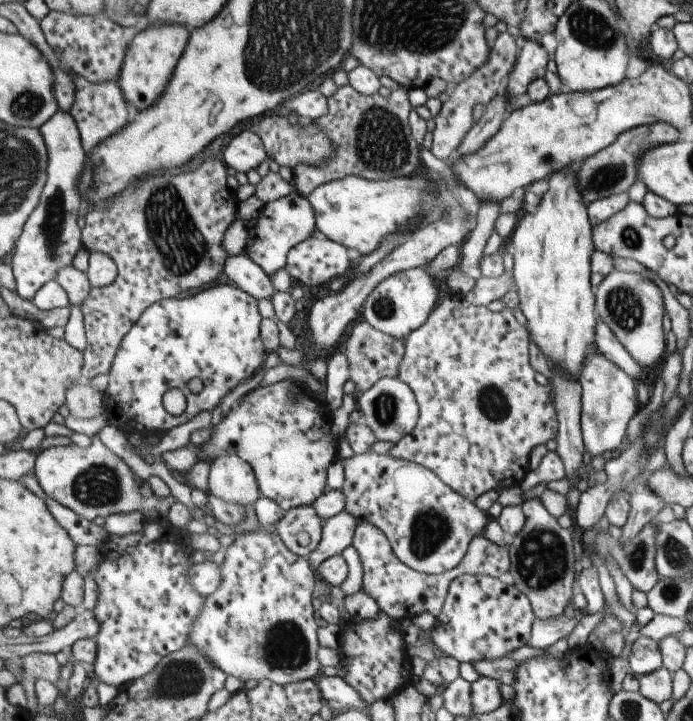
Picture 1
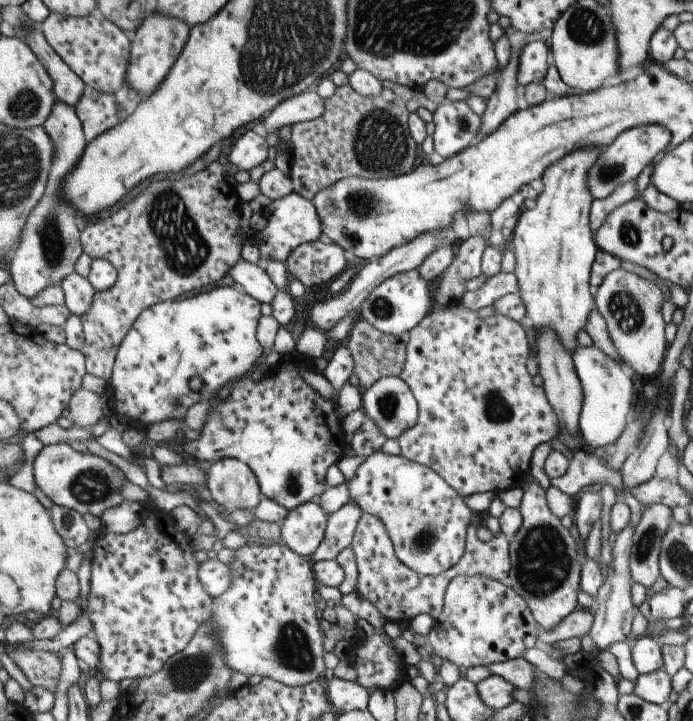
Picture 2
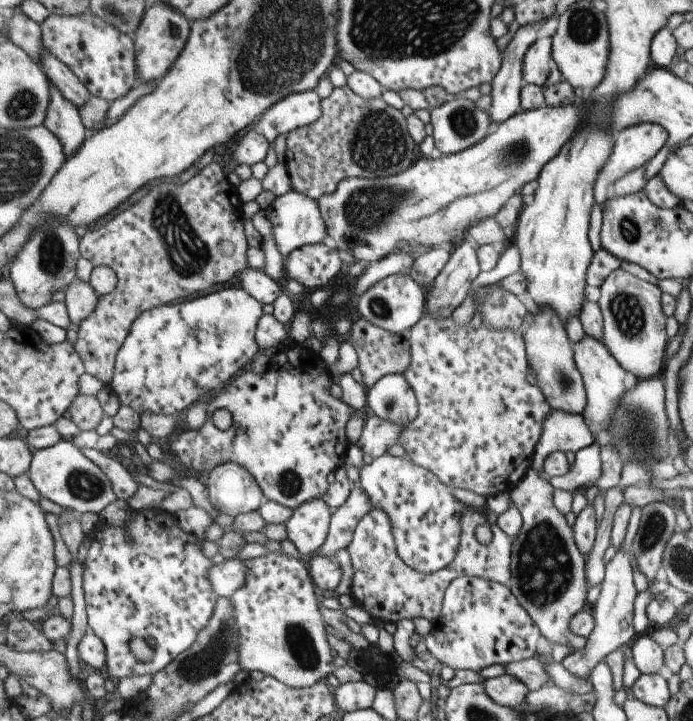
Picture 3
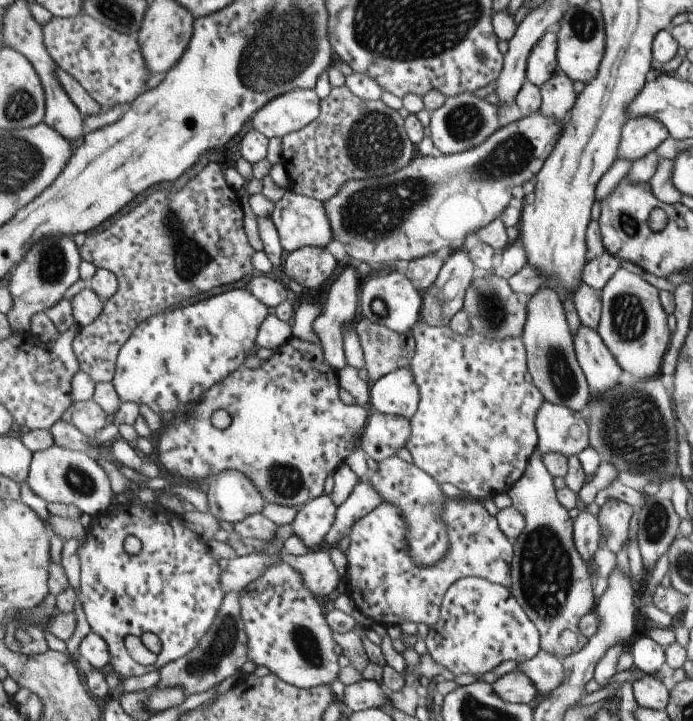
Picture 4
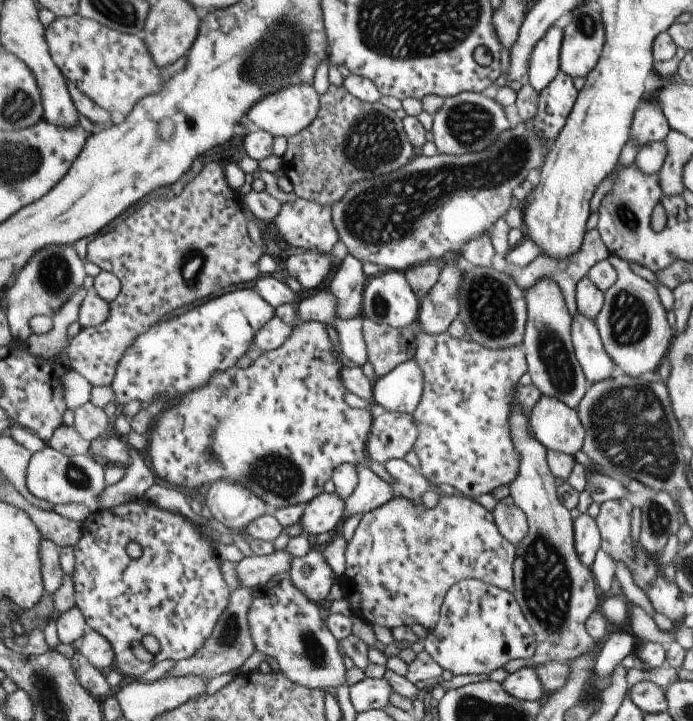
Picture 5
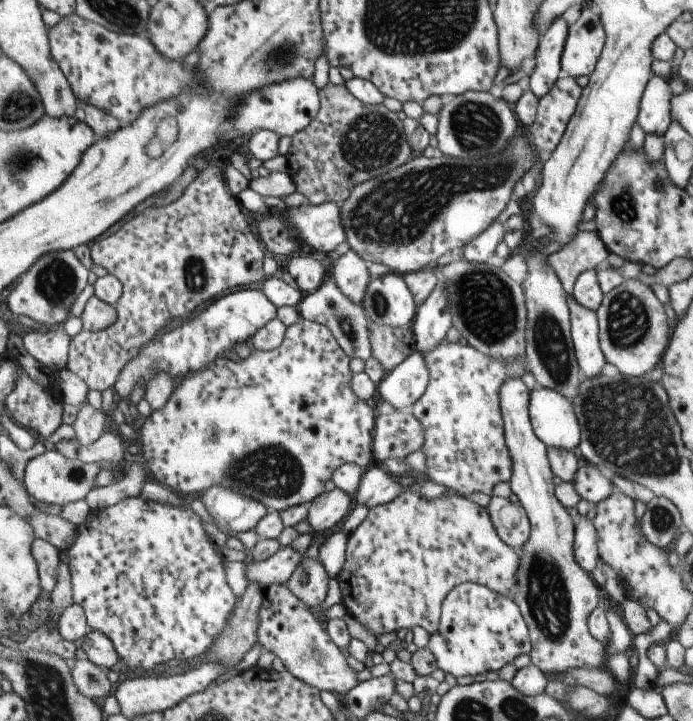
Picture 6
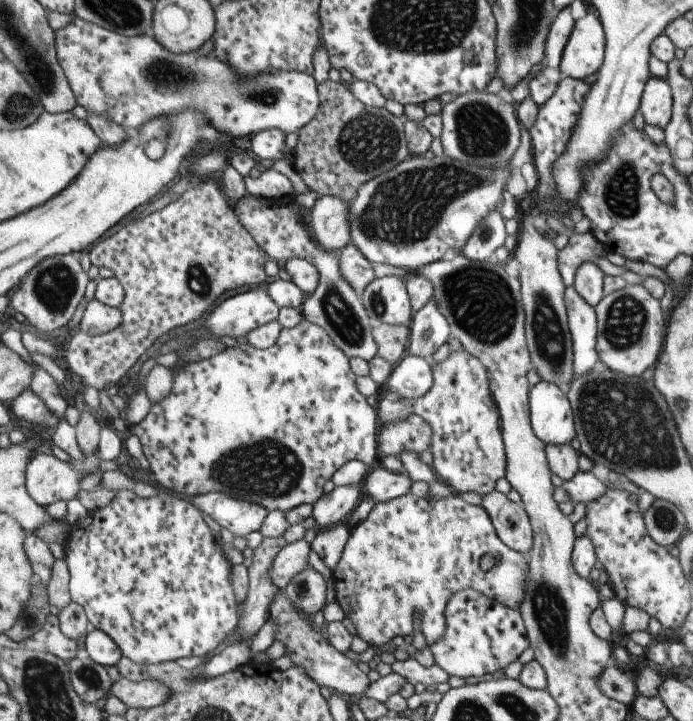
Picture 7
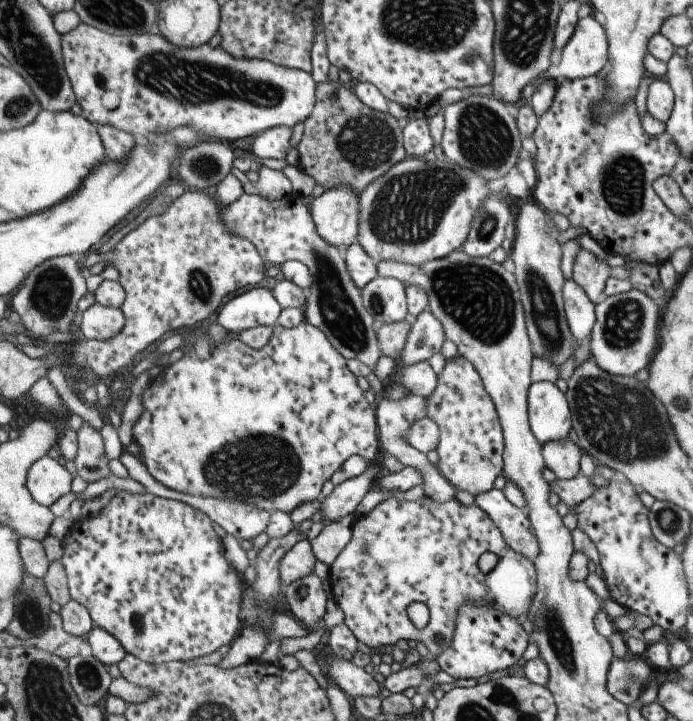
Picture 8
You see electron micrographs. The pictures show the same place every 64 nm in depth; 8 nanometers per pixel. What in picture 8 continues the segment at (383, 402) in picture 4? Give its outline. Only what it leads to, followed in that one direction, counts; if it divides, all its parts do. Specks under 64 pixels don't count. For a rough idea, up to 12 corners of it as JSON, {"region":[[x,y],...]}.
{"region":[[427,360],[400,368],[395,381],[430,397],[439,376]]}

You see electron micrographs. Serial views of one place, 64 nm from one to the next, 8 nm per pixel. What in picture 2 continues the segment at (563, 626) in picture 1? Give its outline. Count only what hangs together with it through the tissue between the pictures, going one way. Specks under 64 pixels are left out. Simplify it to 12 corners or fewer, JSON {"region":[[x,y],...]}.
{"region":[[590,609],[575,610],[540,639],[555,644],[588,634]]}

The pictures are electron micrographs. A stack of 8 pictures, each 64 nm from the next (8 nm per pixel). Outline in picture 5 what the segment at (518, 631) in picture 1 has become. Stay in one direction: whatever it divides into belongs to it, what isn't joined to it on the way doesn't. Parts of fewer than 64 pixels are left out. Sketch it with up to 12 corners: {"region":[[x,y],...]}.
{"region":[[480,579],[449,590],[424,650],[453,676],[531,663],[516,596]]}

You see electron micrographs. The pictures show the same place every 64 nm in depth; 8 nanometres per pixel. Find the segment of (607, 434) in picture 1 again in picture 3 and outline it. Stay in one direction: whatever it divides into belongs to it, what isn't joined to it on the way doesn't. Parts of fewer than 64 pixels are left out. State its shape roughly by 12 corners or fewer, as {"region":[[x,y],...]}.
{"region":[[583,334],[574,345],[587,392],[587,428],[609,428],[621,396],[623,370],[607,347]]}

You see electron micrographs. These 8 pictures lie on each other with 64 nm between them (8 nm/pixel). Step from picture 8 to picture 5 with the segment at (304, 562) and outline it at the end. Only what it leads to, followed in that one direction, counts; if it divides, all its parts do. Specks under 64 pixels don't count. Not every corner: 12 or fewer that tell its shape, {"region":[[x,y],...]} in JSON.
{"region":[[285,550],[236,564],[240,589],[269,583],[292,570]]}

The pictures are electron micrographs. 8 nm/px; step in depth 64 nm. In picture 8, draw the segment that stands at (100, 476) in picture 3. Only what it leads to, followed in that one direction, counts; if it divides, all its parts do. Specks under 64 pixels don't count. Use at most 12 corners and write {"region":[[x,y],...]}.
{"region":[[54,454],[33,463],[27,486],[48,507],[71,492],[75,474]]}

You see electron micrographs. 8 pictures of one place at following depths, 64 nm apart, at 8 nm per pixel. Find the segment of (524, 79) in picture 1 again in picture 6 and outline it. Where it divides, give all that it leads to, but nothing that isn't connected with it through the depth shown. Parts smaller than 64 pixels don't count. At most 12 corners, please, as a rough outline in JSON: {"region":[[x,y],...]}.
{"region":[[569,25],[541,37],[530,89],[543,100],[562,72]]}

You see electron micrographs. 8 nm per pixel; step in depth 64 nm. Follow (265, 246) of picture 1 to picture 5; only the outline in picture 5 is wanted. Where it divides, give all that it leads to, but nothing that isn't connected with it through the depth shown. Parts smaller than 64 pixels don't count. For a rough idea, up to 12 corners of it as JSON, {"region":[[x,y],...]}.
{"region":[[300,197],[273,226],[293,248],[329,253],[340,242],[332,208]]}

